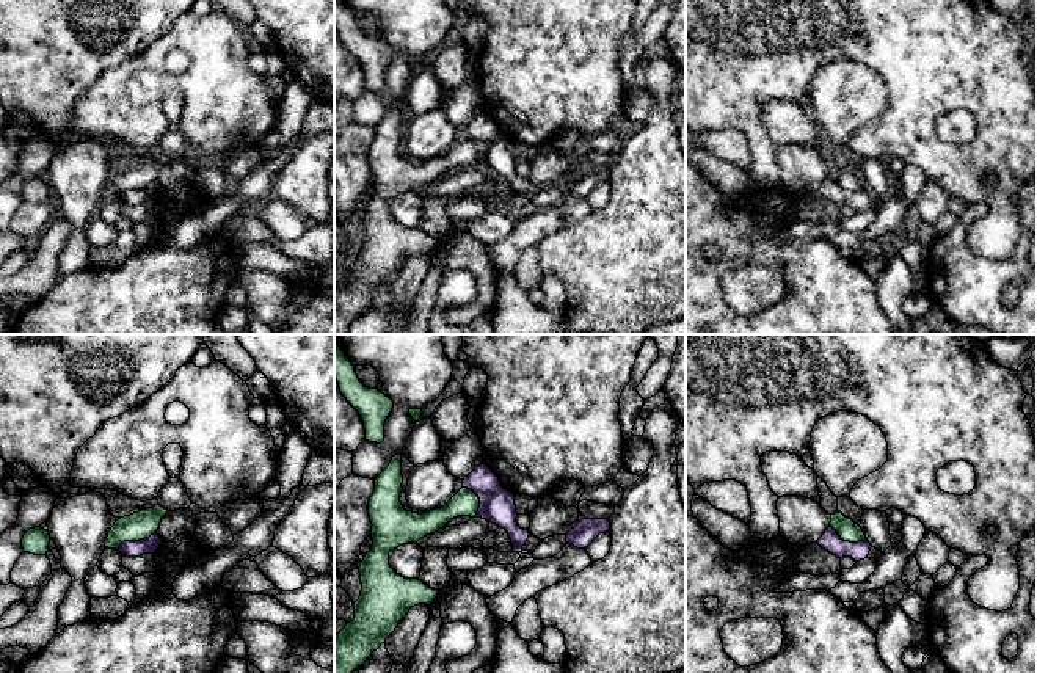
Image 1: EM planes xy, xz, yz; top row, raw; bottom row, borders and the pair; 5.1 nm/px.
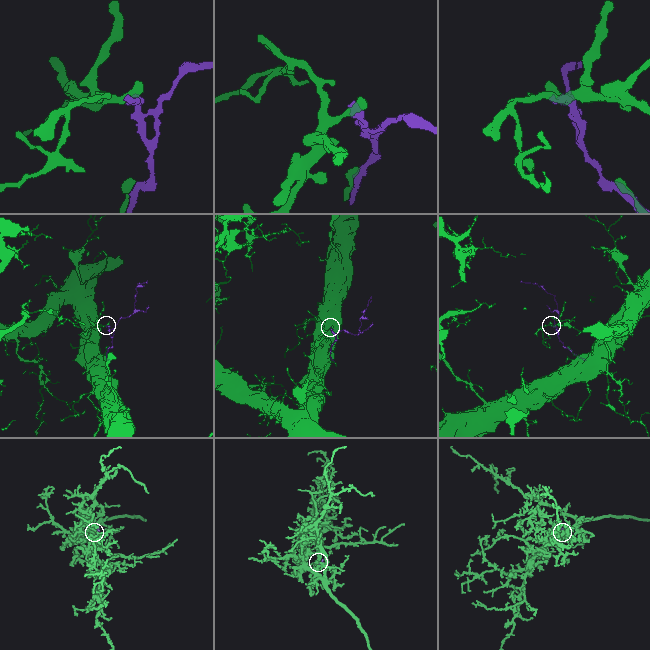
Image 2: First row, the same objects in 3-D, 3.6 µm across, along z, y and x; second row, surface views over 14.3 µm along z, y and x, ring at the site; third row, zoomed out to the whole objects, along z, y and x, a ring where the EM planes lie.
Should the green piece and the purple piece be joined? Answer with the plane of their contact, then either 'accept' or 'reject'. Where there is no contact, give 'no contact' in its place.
xy | reject

